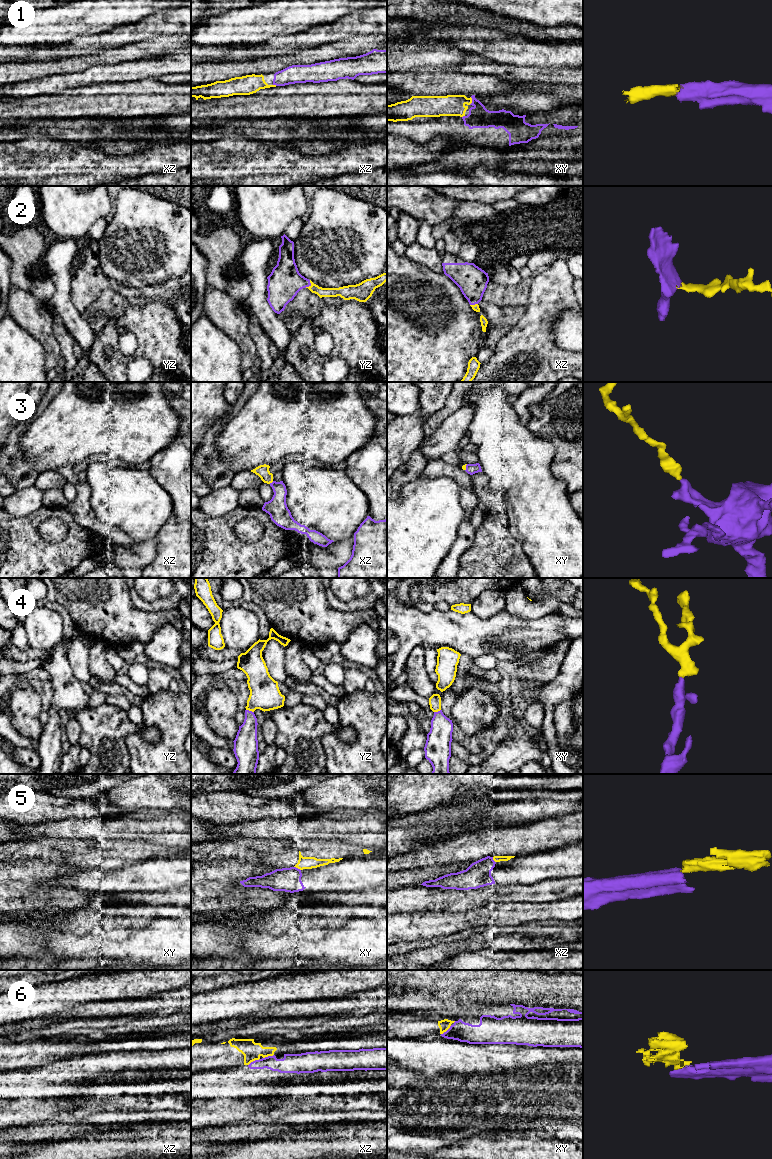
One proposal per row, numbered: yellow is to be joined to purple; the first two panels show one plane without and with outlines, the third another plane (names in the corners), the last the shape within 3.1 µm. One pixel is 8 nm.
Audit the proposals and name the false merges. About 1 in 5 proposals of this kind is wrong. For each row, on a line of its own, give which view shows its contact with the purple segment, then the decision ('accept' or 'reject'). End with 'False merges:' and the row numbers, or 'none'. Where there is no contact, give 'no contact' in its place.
1: meets purple in xy; accept
2: meets purple in yz; accept
3: meets purple in xz; accept
4: meets purple in yz; accept
5: meets purple in xy; reject
6: meets purple in xz; reject
False merges: 5, 6

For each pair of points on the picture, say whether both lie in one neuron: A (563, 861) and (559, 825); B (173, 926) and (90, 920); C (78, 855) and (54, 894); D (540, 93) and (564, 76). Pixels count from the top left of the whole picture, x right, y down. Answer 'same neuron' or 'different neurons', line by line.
A: different neurons
B: same neuron
C: different neurons
D: different neurons

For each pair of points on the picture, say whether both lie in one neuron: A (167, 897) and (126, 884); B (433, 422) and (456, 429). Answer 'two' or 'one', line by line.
A: two
B: two

